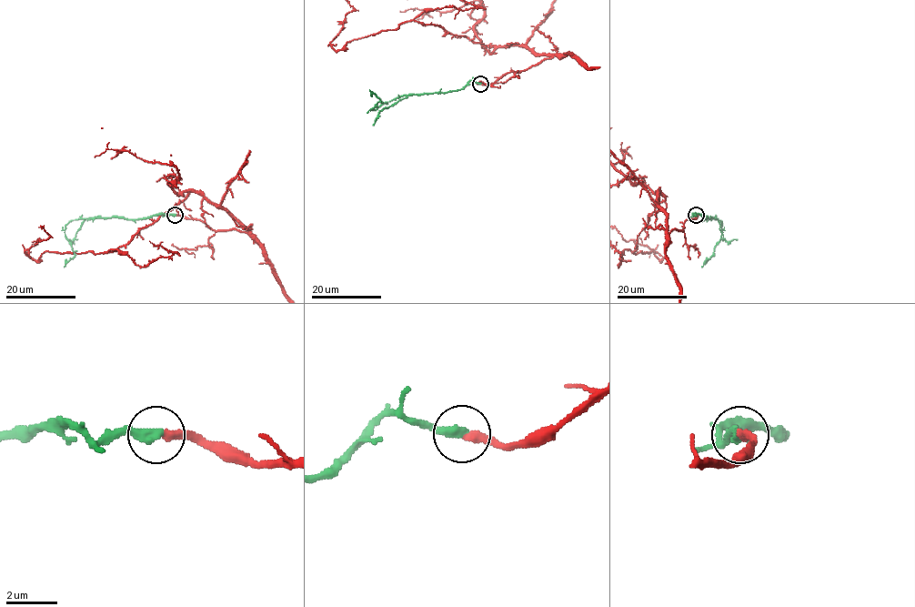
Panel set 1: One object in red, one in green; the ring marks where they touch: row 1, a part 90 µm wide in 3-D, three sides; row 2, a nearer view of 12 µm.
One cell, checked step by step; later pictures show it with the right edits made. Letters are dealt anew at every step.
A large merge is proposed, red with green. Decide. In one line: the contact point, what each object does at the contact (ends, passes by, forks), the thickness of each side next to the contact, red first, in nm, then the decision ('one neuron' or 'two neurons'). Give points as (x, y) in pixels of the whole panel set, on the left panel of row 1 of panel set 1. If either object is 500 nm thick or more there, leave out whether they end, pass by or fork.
(175, 215) | red ends | green ends | 320/420 nm | one neuron

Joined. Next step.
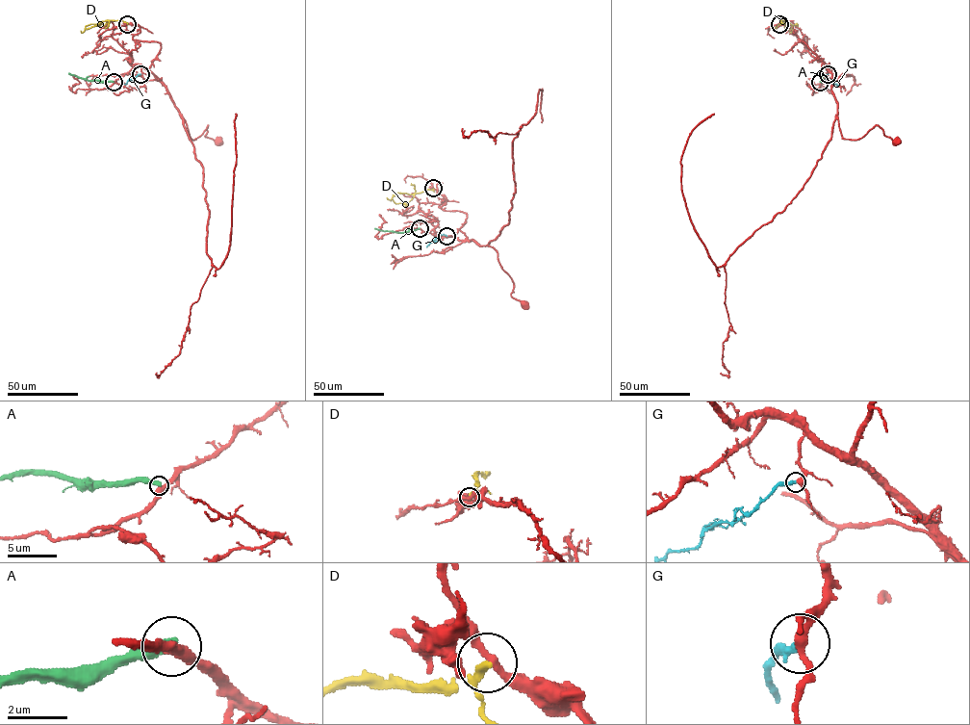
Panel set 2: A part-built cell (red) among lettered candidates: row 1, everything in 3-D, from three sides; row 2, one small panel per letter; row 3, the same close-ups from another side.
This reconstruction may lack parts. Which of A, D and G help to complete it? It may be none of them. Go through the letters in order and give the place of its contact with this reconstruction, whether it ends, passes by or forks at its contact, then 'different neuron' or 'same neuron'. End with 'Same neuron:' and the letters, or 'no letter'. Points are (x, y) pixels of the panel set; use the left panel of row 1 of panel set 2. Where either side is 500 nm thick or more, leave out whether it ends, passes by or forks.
A: meets red at (114, 82); it ends there; different neuron
D: meets red at (127, 24); it ends there; different neuron
G: meets red at (140, 74); it ends there; same neuron
Same neuron: G

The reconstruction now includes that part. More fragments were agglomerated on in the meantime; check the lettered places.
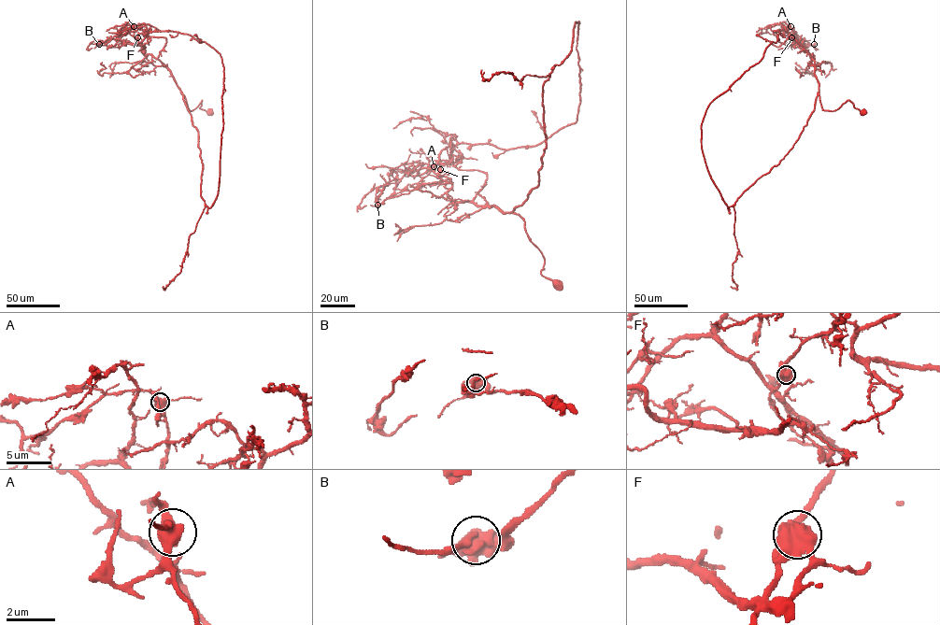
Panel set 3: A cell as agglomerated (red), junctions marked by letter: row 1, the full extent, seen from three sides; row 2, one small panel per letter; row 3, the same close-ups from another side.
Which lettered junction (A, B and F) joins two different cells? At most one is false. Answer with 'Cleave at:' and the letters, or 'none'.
Cleave at: F

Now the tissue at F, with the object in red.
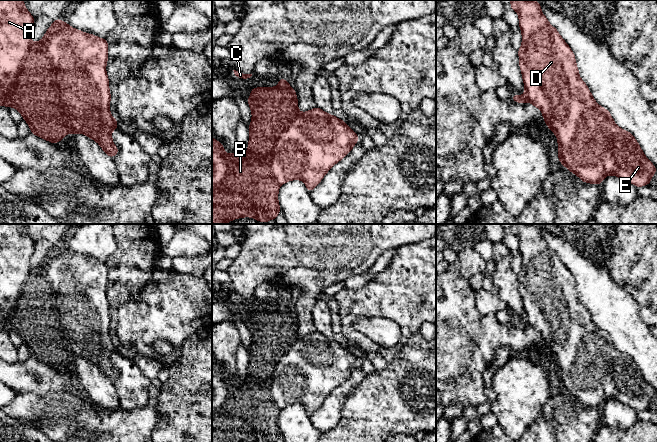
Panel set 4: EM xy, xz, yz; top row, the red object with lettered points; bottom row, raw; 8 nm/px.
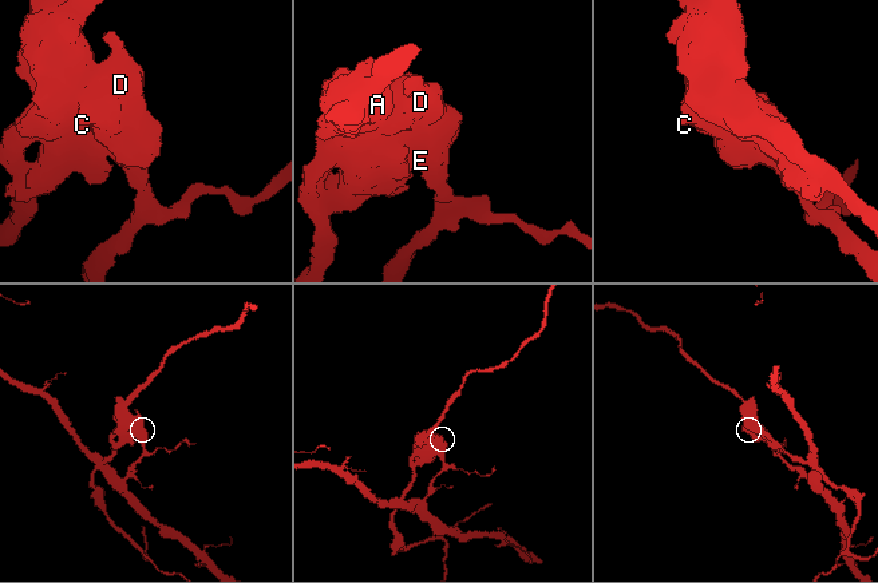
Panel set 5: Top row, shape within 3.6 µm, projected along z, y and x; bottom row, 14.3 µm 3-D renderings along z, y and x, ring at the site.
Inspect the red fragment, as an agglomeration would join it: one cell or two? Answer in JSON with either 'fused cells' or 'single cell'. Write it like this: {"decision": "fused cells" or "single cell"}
{"decision": "fused cells"}

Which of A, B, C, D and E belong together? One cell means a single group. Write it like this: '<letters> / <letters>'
A B C / D E

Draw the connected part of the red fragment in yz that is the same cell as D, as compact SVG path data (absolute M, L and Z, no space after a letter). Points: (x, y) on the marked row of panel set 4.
M511 0L511 9L518 13L519 26L522 32L522 44L517 51L519 66L525 86L526 101L539 108L546 123L560 123L560 118L568 117L568 136L578 142L577 176L585 183L600 185L607 175L615 175L635 185L637 188L651 184L656 167L644 155L634 136L616 125L610 112L601 107L593 98L589 88L580 78L574 52L563 40L557 29L550 25L541 11L541 4L535 0Z

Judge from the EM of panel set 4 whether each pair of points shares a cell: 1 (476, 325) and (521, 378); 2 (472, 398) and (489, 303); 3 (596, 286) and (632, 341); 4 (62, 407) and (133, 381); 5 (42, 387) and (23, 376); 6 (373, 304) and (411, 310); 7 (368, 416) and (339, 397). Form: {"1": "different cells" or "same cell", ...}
{"1": "different cells", "2": "different cells", "3": "same cell", "4": "different cells", "5": "same cell", "6": "same cell", "7": "different cells"}

